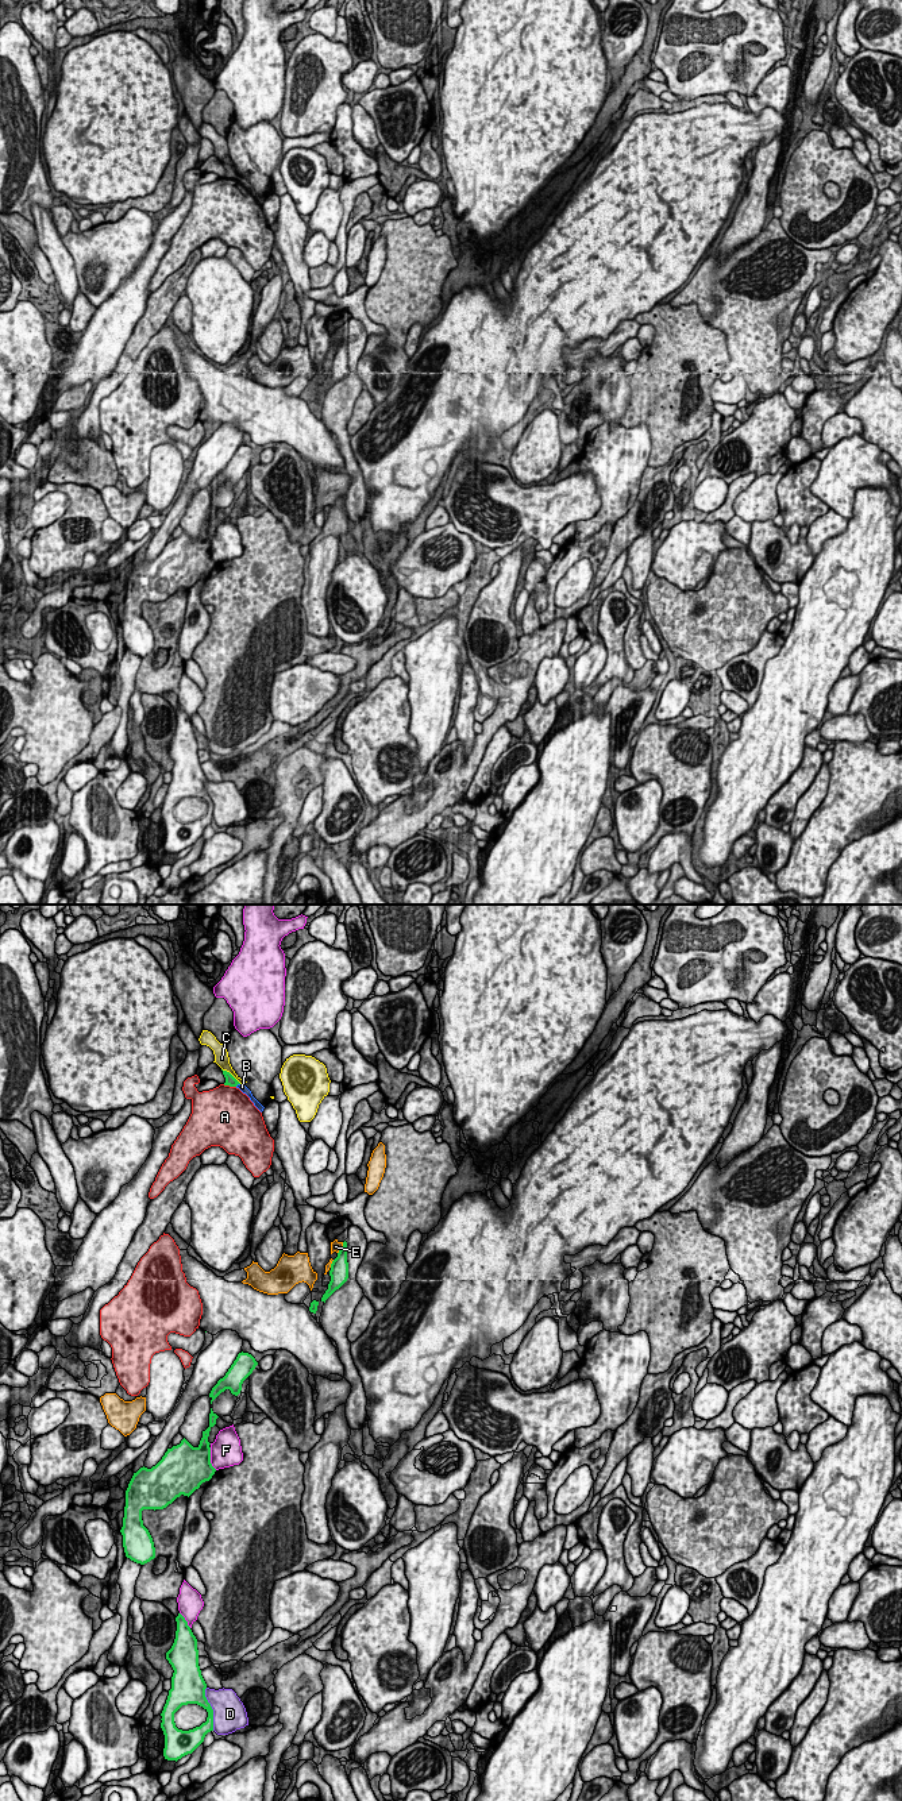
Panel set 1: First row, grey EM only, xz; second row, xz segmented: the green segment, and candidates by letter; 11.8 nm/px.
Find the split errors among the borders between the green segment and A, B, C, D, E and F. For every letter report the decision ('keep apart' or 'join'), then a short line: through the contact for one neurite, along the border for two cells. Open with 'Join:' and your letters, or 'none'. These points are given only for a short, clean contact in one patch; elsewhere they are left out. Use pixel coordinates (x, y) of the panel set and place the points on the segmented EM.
Join: none
A: keep apart
B: keep apart | xz (239, 1083), (235, 1086)
C: keep apart
D: keep apart
E: keep apart
F: keep apart

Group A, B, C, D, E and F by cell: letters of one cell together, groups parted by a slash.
A / B / C / D / E / F

